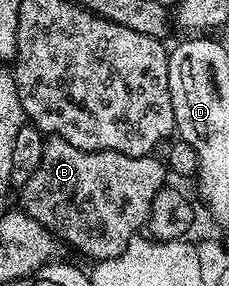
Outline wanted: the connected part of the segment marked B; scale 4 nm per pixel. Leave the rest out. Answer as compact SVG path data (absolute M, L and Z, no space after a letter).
M50 136L45 139L43 155L40 156L31 179L20 190L20 208L28 216L32 216L36 224L54 235L59 243L66 245L67 242L72 249L79 250L89 260L103 262L120 256L120 252L124 252L124 248L128 248L130 241L145 227L152 200L156 200L156 192L160 192L167 182L167 167L158 156L137 158L111 150L81 150Z

